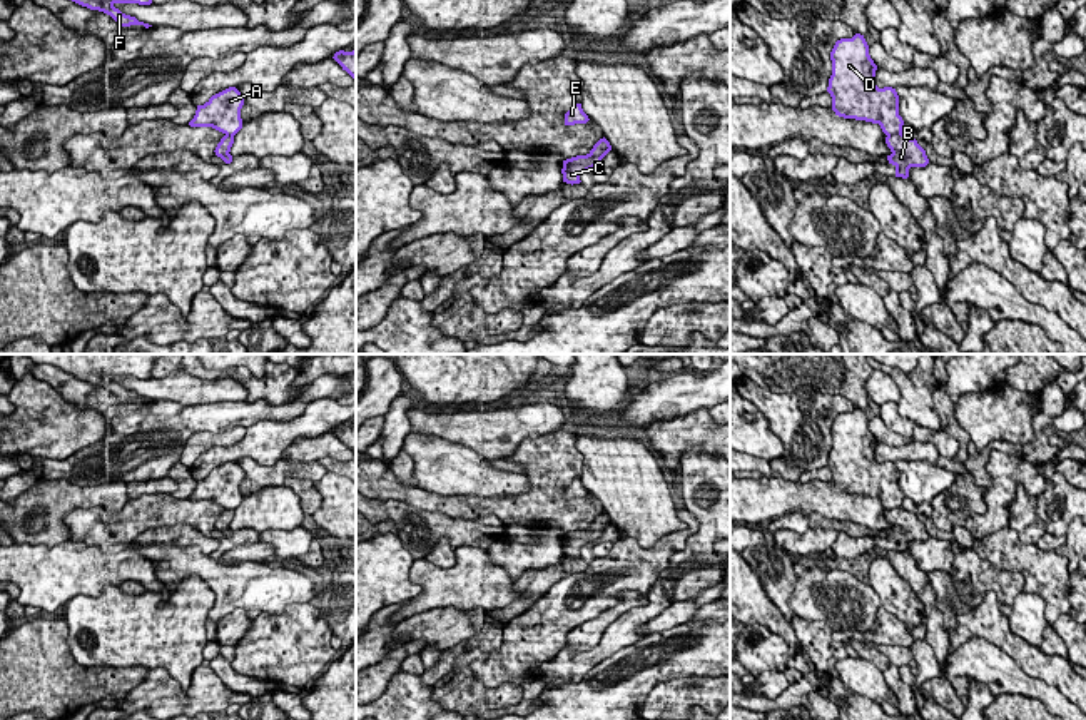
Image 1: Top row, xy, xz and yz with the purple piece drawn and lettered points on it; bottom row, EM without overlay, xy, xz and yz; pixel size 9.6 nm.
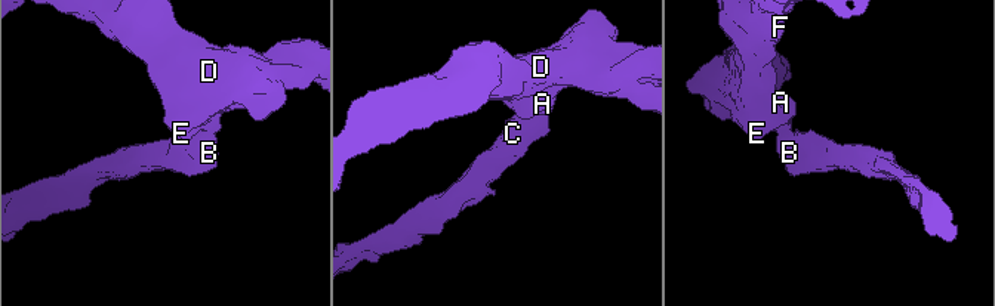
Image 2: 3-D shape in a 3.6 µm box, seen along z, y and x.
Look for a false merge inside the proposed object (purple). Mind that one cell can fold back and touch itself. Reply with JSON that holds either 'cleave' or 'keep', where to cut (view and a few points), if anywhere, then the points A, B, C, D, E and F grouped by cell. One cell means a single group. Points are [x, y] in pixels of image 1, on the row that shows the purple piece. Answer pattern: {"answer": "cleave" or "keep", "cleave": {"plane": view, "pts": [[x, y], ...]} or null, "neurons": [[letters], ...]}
{"answer": "cleave", "cleave": {"plane": "yz", "pts": [[901, 131], [888, 137]]}, "neurons": [["A", "D", "E", "F"], ["B", "C"]]}

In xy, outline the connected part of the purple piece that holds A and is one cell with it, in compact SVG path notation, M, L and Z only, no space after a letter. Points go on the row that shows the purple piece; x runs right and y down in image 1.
M236 87L212 95L204 105L197 105L190 127L212 127L226 135L236 135L242 129L241 109L244 97Z

